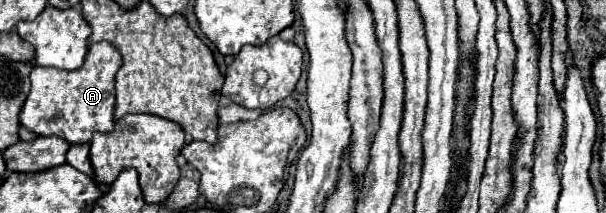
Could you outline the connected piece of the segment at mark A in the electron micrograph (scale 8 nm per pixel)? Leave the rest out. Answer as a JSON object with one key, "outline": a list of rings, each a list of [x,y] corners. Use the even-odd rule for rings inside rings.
{"outline":[[[108,42],[90,44],[84,66],[74,72],[34,66],[30,72],[32,88],[20,112],[22,126],[38,136],[58,136],[70,144],[86,144],[92,140],[94,132],[112,132],[116,104],[114,78],[120,66],[120,52]]]}

